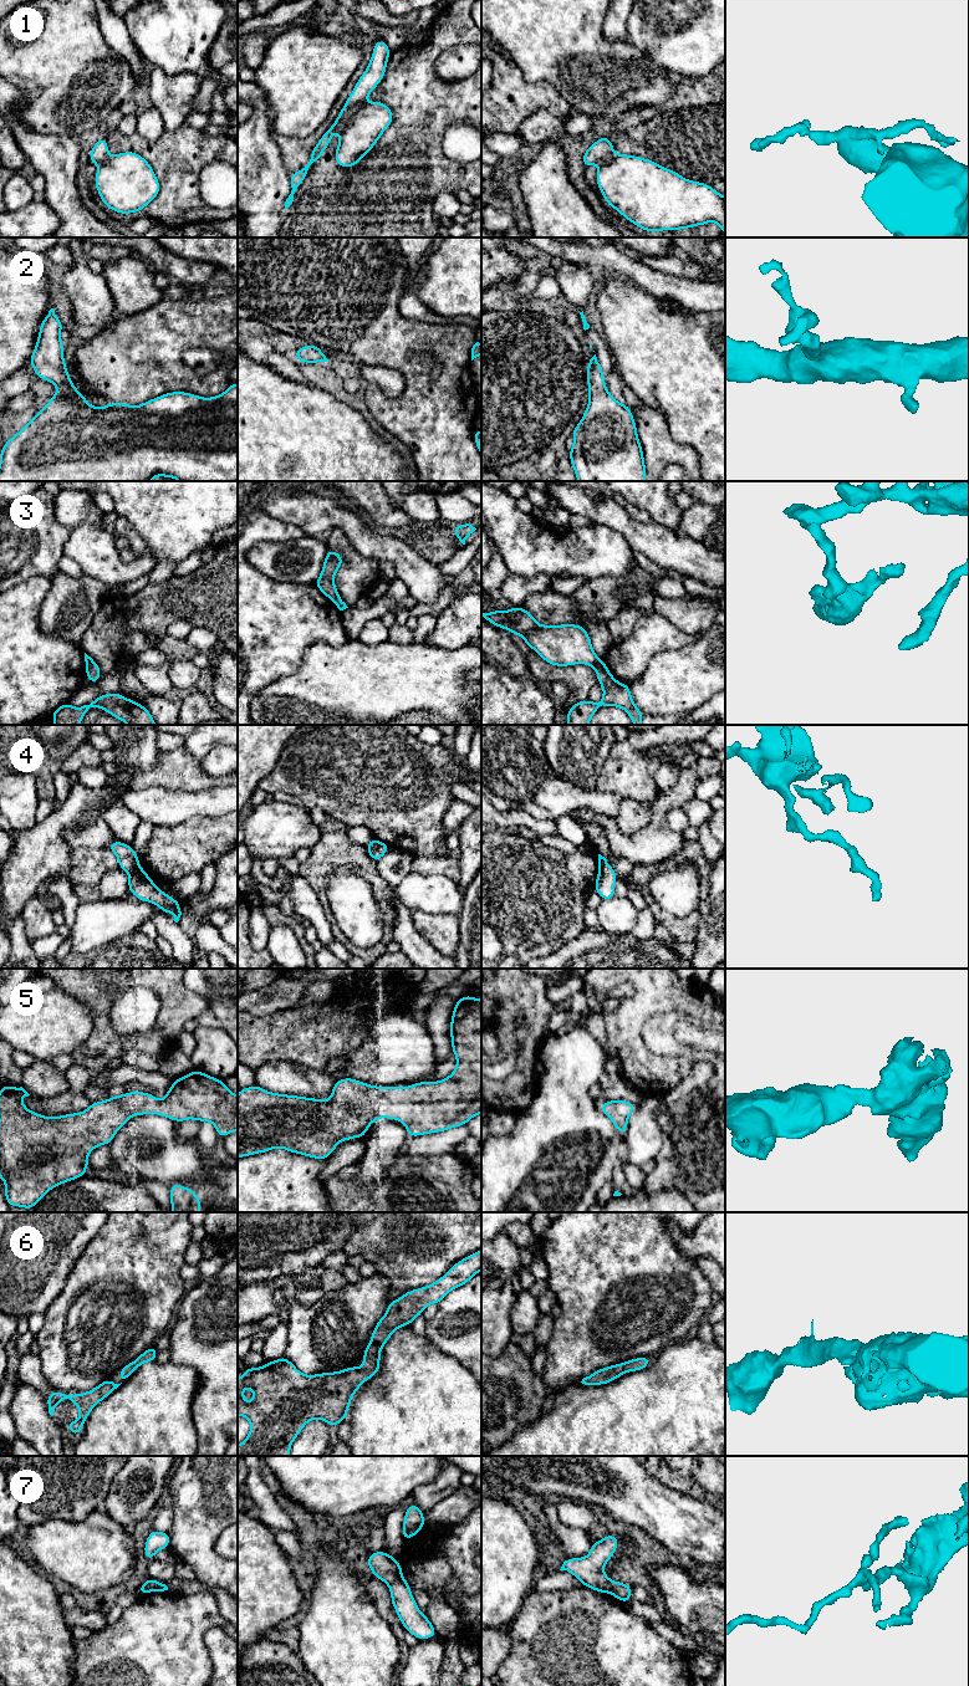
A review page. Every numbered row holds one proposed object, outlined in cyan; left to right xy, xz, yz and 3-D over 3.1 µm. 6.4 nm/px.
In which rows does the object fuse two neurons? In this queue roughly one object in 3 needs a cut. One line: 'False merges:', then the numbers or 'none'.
False merges: 3, 4, 7

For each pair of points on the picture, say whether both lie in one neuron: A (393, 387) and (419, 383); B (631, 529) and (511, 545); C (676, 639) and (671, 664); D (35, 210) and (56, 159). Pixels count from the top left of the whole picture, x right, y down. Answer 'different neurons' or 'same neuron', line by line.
A: different neurons
B: different neurons
C: different neurons
D: different neurons

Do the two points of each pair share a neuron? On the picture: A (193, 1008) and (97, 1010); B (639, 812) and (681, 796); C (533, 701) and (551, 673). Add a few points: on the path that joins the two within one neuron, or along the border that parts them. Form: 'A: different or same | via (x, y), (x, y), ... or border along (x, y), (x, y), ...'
A: same | via (164, 982), (107, 981)
B: different | border along (654, 802), (651, 810), (651, 819), (636, 832)
C: different | border along (528, 674), (539, 683)

